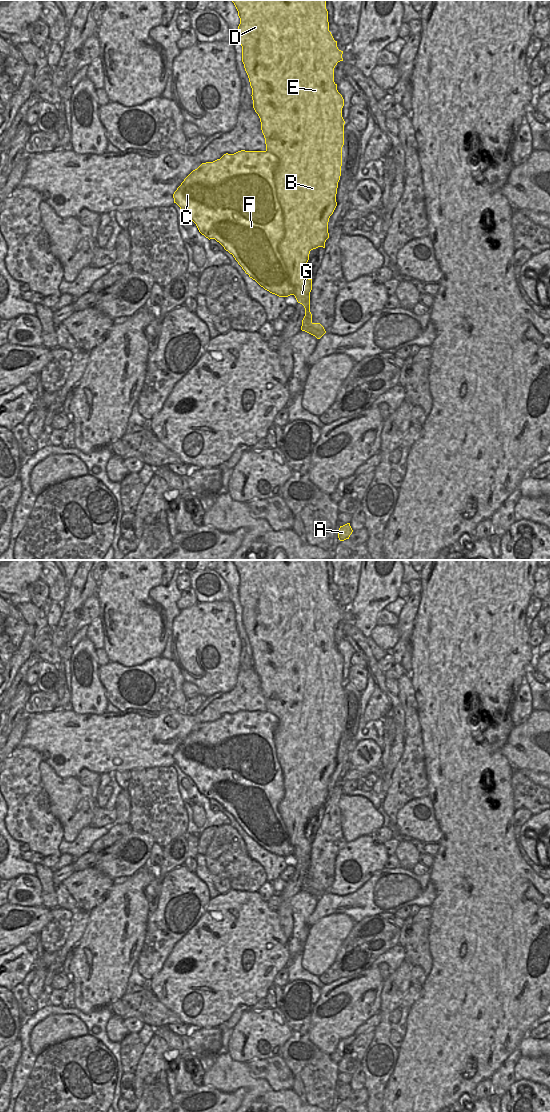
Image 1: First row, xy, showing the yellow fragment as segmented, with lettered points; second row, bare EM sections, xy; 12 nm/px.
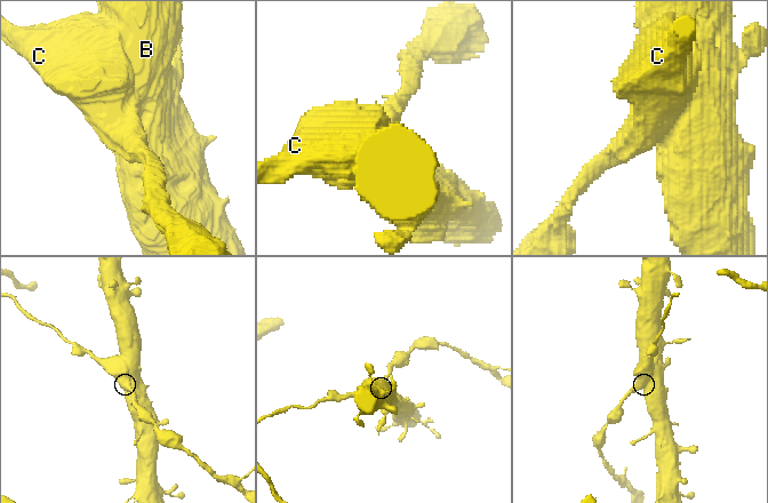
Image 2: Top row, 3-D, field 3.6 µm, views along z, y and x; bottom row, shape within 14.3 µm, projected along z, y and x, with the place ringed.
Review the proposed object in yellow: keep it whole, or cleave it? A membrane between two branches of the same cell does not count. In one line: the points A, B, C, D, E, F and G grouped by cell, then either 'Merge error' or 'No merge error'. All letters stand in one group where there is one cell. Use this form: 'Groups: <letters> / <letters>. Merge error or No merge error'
Groups: A B D E G / C F. Merge error

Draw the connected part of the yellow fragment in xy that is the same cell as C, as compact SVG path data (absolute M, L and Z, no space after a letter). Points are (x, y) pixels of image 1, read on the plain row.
M241 710L234 714L226 713L220 719L202 723L193 730L174 752L173 758L181 771L196 784L199 792L209 800L219 802L250 838L270 853L288 857L294 854L294 848L278 812L278 804L285 794L284 776L274 744L274 731L278 723L278 718L268 711Z

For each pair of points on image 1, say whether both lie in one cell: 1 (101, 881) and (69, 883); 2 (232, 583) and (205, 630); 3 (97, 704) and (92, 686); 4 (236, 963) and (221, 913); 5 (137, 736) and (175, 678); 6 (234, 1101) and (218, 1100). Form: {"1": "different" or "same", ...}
{"1": "same", "2": "different", "3": "same", "4": "same", "5": "different", "6": "same"}

